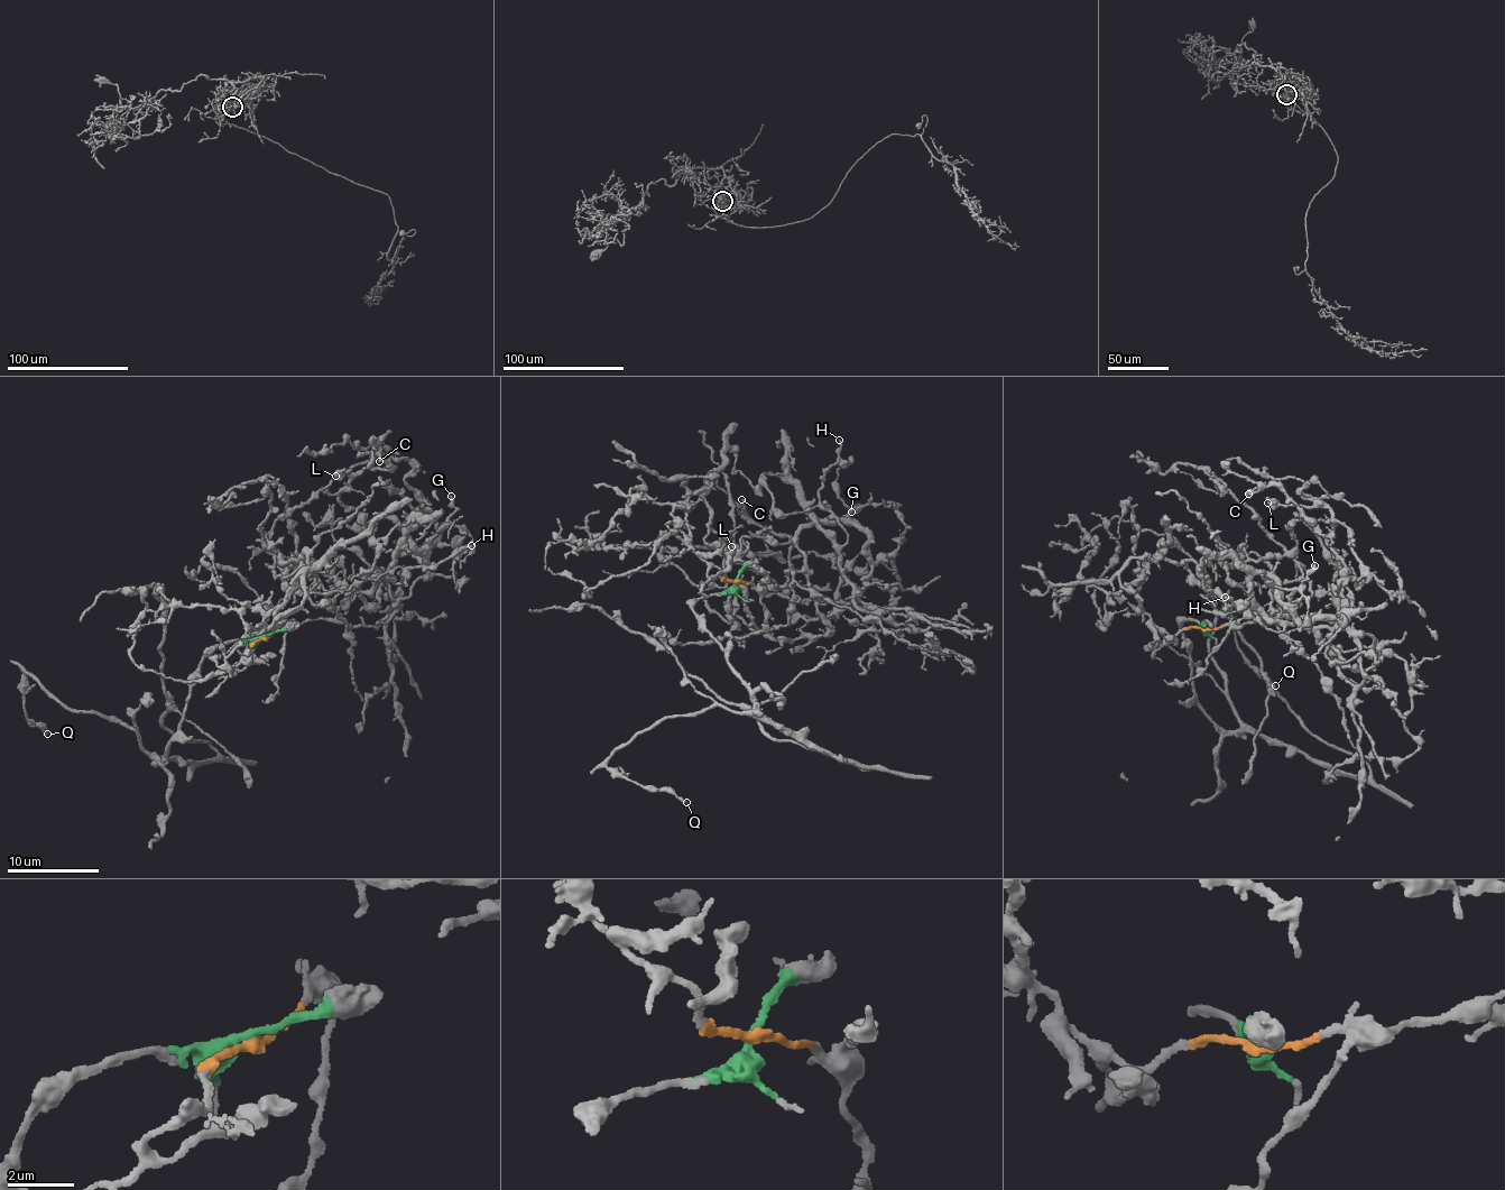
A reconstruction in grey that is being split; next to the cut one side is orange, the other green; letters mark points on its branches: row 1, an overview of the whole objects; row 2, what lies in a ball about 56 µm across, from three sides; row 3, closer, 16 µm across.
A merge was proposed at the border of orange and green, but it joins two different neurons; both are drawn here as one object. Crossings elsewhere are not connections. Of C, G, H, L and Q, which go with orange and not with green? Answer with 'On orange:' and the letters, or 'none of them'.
On orange: C, G, H, L

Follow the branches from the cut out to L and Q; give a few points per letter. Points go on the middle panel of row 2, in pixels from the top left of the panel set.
L: (736, 581), (685, 528), (728, 449), (755, 487), (783, 477), (867, 535), (897, 587), (731, 547)
Q: (736, 581), (698, 597), (693, 610), (727, 648), (754, 708), (670, 718), (607, 763), (685, 802)

